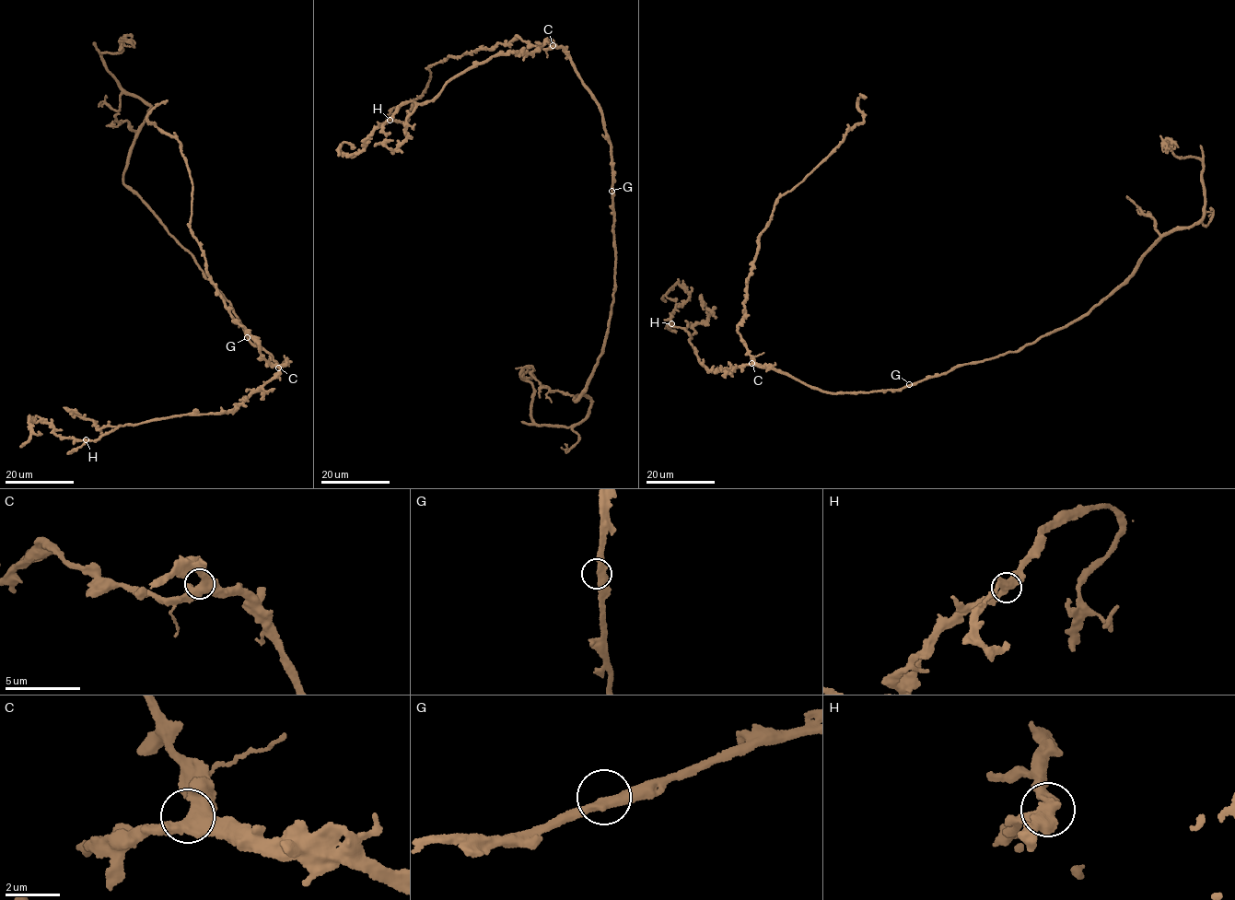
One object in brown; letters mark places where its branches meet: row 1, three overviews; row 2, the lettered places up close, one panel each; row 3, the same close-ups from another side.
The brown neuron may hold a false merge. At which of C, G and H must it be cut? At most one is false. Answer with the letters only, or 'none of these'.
none of these

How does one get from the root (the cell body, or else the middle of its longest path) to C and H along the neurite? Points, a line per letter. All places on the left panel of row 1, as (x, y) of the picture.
C: (249, 337), (282, 366), (287, 363), (278, 368)
H: (249, 337), (282, 366), (287, 363), (233, 410), (155, 418), (118, 426), (98, 438), (86, 439)

